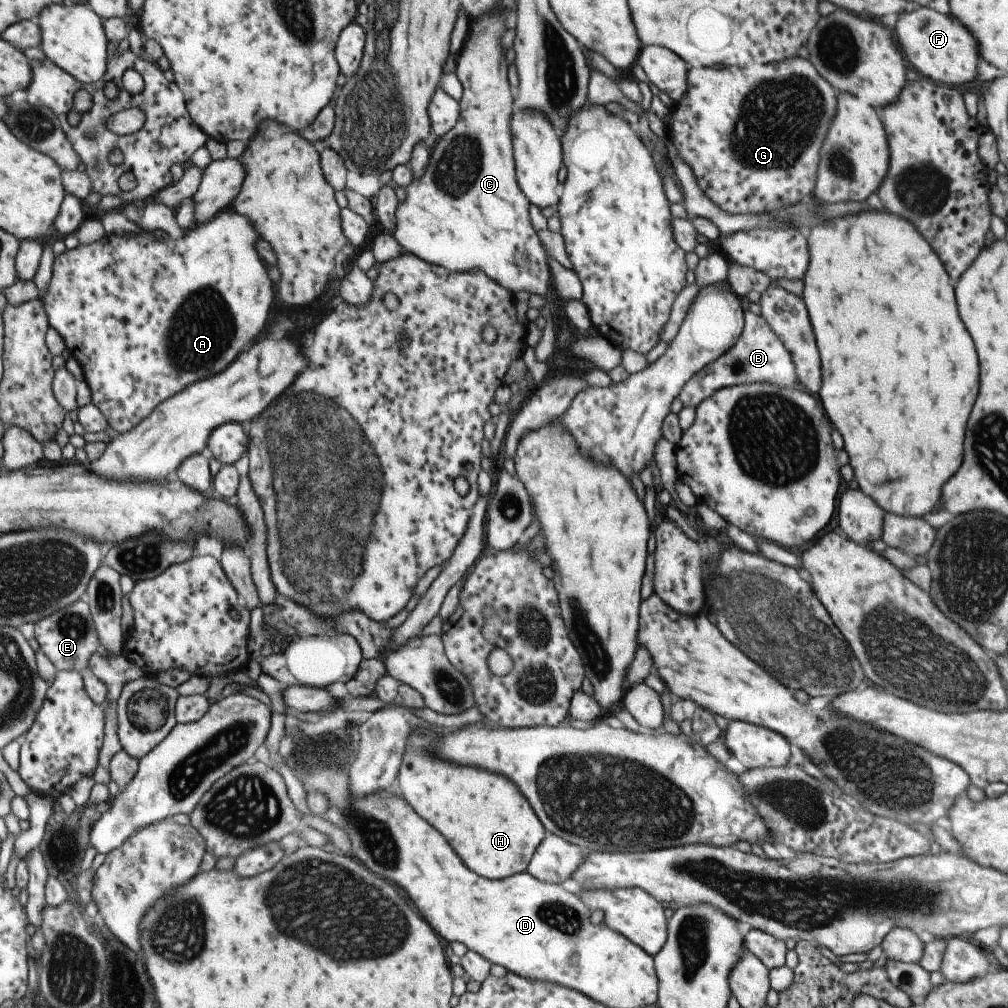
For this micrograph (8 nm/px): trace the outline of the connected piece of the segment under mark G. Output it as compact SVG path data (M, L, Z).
M793 56L769 64L721 68L688 68L685 96L669 109L667 136L691 168L699 190L725 214L761 214L781 210L811 196L819 162L819 146L835 114L837 92L811 62Z

